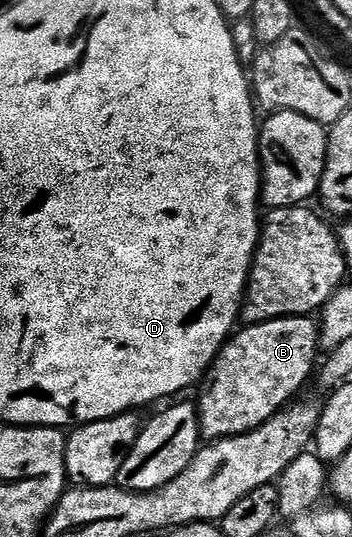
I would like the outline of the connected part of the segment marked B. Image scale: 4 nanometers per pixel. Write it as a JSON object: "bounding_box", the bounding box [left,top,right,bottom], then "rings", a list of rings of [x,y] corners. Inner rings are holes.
{"bounding_box":[197,316,320,440],"rings":[[[292,316],[243,325],[222,347],[197,391],[202,438],[217,440],[246,434],[291,405],[298,389],[315,373],[318,350],[320,326],[313,317]]]}

